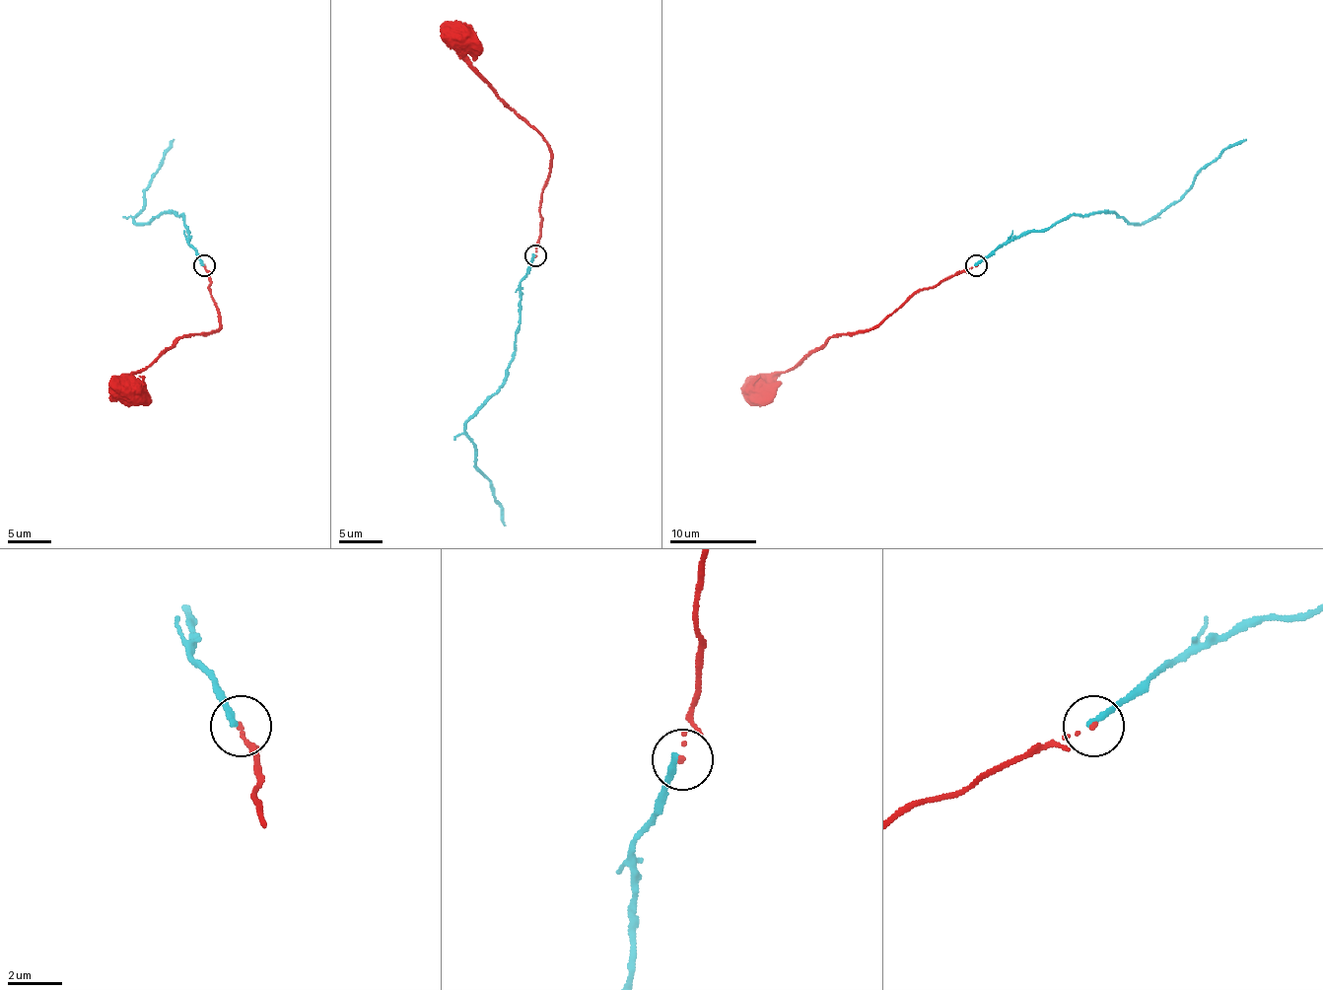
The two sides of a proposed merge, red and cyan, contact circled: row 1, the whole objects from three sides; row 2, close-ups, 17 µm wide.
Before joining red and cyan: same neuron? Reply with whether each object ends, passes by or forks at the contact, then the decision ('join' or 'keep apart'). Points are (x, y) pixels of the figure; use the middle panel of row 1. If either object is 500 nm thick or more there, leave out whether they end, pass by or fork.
red ends there; cyan ends there; keep apart

